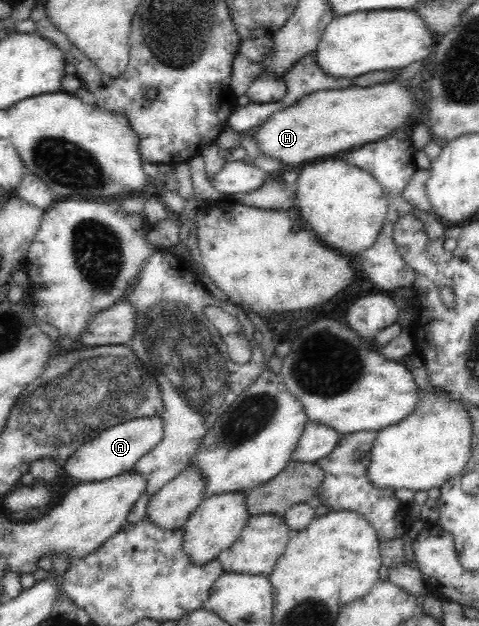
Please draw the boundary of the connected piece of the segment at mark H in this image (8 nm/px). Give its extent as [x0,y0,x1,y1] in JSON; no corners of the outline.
[253,79,416,168]

